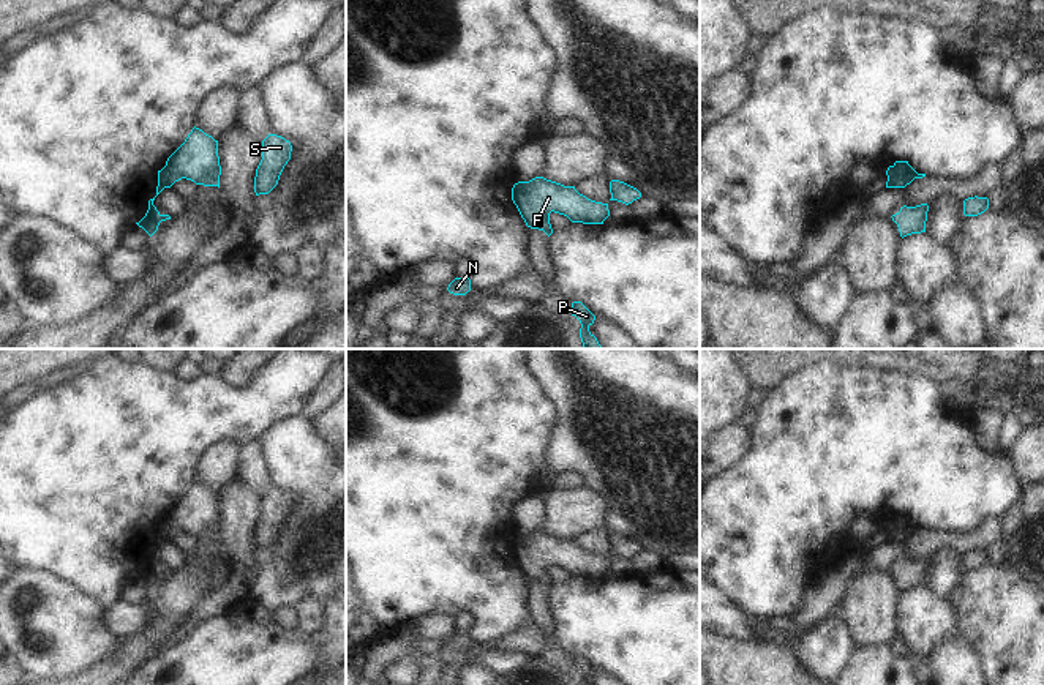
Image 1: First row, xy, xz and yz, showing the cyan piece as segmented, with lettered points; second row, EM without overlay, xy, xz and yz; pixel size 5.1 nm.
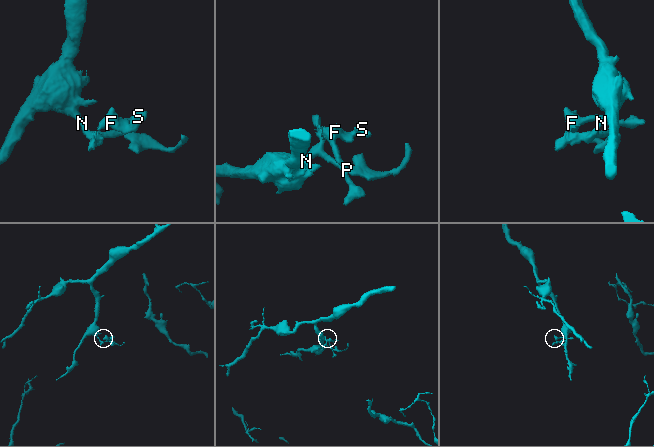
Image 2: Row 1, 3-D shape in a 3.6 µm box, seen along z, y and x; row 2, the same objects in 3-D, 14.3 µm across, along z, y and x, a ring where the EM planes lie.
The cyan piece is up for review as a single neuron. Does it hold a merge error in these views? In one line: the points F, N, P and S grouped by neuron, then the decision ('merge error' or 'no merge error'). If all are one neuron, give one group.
groups F P S / N; merge error

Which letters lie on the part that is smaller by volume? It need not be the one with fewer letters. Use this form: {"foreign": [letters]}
{"foreign": ["F", "P", "S"]}

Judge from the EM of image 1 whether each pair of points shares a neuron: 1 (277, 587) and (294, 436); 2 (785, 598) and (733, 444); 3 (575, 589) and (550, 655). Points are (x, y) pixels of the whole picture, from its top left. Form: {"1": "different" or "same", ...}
{"1": "same", "2": "different", "3": "different"}

